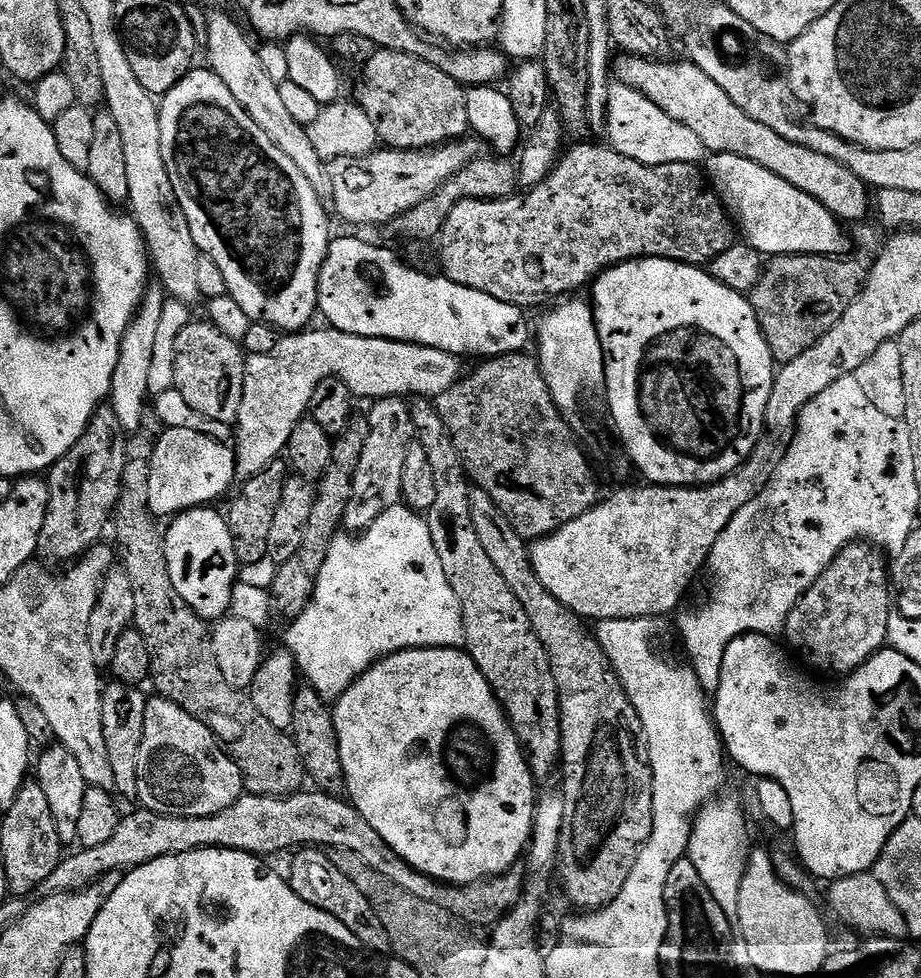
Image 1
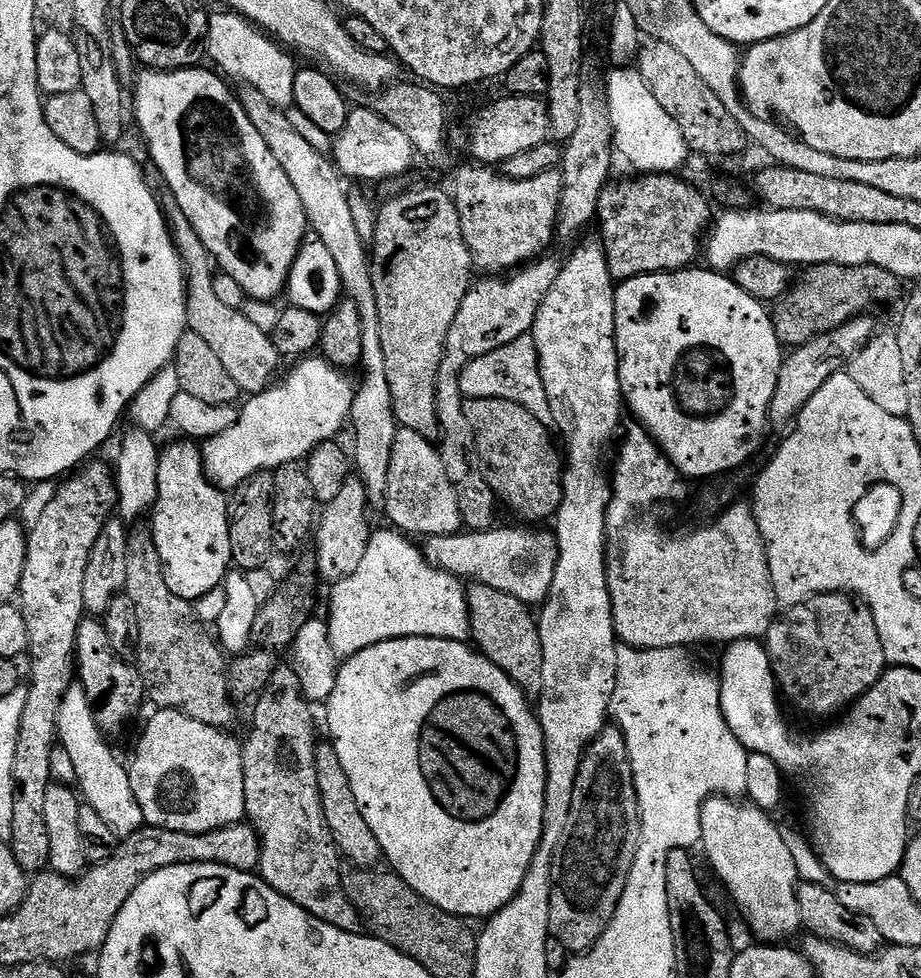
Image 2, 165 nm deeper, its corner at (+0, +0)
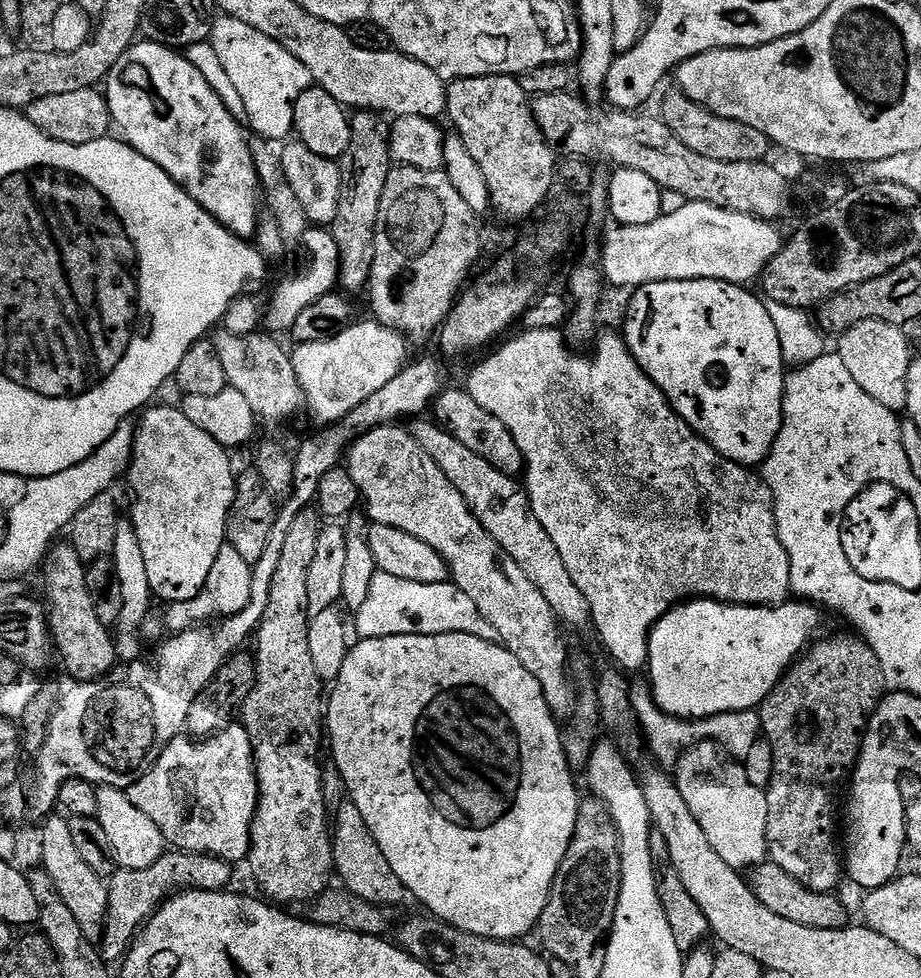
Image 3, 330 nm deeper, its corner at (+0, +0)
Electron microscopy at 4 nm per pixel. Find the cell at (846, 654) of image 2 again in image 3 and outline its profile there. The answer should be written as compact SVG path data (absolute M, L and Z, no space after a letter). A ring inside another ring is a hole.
M851 635L828 636L825 640L817 639L815 642L809 643L808 647L796 657L796 663L784 673L783 678L778 682L778 686L774 686L772 693L765 698L764 703L758 709L763 739L768 740L774 750L774 774L770 778L766 789L768 794L768 821L766 822L768 855L771 863L782 866L782 870L786 870L786 874L798 878L798 882L802 882L807 888L815 892L835 893L837 891L836 887L840 884L840 876L842 880L842 852L838 847L836 820L832 817L832 799L836 796L836 787L840 783L843 785L855 769L856 760L860 757L860 747L864 741L864 732L868 729L868 717L872 715L872 711L879 706L886 695L886 685L878 654L874 654L871 646L859 635Z

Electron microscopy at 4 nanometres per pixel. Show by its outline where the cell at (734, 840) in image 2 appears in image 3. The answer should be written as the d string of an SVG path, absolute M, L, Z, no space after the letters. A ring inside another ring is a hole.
M699 740L680 754L680 759L674 765L674 779L678 790L682 790L682 798L686 798L686 806L690 806L698 826L702 826L702 831L706 833L710 846L714 846L716 853L731 868L751 870L769 859L766 838L768 794L765 789L754 786L750 778L746 778L746 770L739 759L729 756L713 740Z

